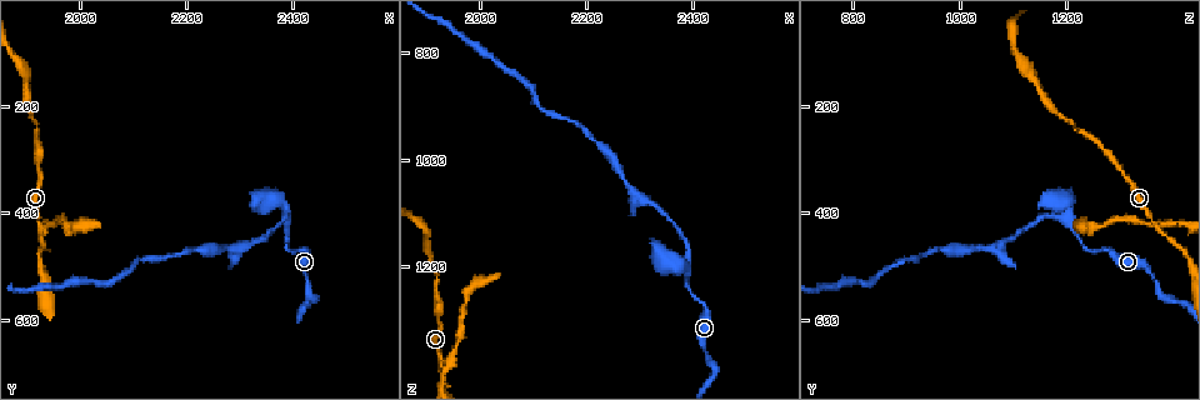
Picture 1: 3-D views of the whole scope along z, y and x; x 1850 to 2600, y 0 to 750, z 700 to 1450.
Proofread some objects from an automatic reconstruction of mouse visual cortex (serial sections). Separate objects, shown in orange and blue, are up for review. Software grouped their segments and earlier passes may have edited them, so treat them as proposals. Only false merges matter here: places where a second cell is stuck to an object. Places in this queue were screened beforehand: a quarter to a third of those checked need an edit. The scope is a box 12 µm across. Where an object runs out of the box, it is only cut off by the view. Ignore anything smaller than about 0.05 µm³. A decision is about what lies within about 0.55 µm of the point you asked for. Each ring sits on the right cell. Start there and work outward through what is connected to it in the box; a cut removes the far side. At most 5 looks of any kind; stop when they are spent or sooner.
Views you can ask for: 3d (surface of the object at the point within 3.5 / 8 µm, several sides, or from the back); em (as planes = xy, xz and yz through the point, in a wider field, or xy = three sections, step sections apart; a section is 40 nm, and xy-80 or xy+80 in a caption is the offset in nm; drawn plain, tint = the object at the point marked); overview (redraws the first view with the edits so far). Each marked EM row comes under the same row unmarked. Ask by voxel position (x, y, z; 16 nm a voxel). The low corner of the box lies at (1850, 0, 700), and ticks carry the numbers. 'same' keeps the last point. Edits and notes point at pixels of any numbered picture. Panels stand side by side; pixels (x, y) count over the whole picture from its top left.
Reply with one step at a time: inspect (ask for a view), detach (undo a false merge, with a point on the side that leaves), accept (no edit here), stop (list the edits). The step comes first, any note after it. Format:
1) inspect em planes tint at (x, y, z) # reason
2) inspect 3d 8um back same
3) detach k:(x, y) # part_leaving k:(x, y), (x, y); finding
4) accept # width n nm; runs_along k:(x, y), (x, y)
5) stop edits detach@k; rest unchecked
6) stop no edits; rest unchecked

inspect 3d 3.5um at (1925, 420, 1370) # sharp bend

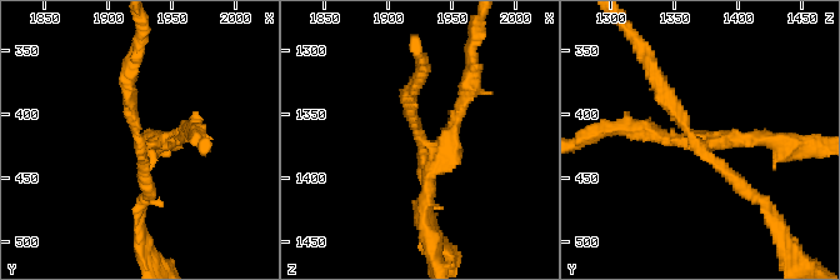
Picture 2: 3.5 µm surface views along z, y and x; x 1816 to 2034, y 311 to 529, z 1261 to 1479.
inspect em xy step 1 tint at (1928, 424, 1368)

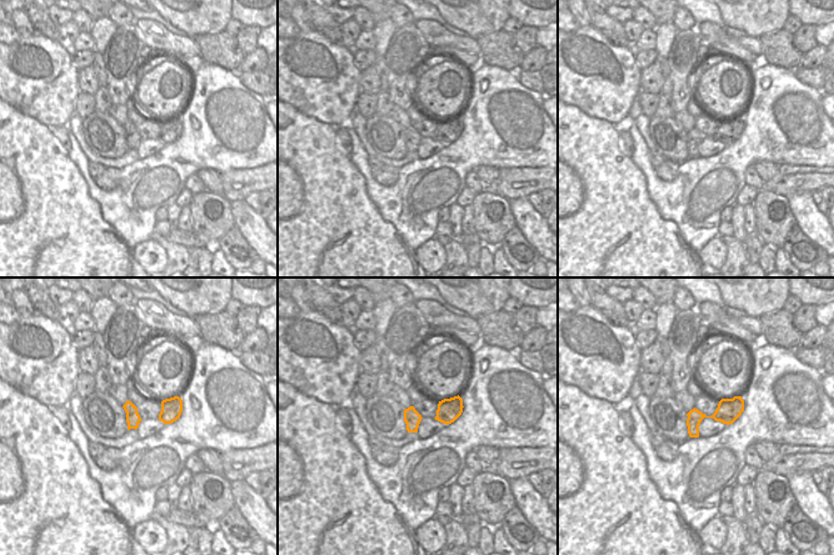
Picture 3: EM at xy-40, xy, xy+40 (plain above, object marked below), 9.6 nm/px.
detach 2:(665, 138) # part_leaving 2:(429, 144), (449, 148), (471, 51); two cells meet here

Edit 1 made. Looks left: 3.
inspect 3d 3.5um at (2385, 415, 1200) # sharp bend

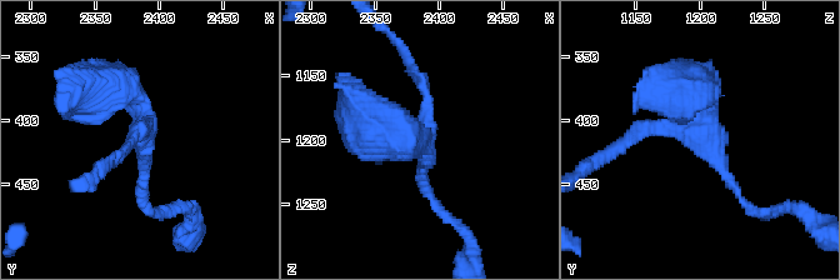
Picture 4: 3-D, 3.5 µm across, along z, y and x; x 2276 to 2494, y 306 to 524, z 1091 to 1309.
inspect em xy step 2 tint at (2388, 420, 1204) # arms 3; arm_widths 150, 200, 350 nm; shape alone is not enough

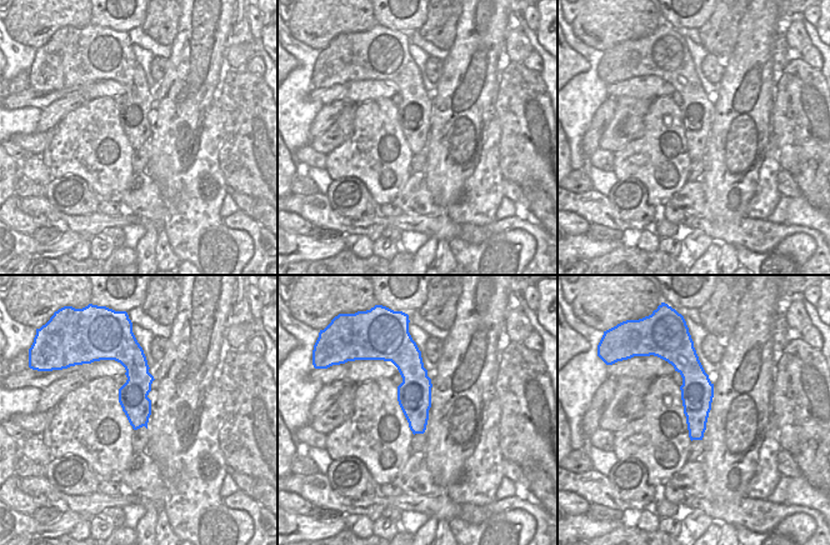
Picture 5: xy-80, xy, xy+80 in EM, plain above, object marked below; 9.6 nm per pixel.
accept # runs_along 4:(755, 213), (691, 133), (638, 136); all the same cell

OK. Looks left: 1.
stop edits detach@2; rest unchecked

